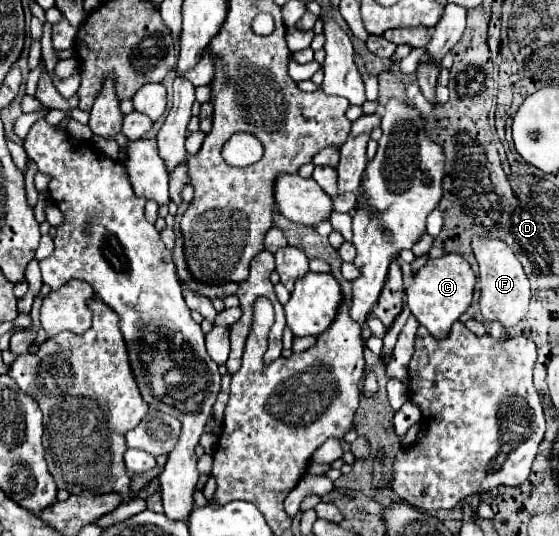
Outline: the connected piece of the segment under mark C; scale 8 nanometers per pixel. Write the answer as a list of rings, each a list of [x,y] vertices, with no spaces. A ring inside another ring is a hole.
[[[447,253],[439,259],[427,259],[413,279],[413,285],[405,289],[407,305],[415,319],[431,331],[437,339],[447,337],[451,325],[467,311],[473,301],[475,291],[475,273],[471,265],[457,253]]]

